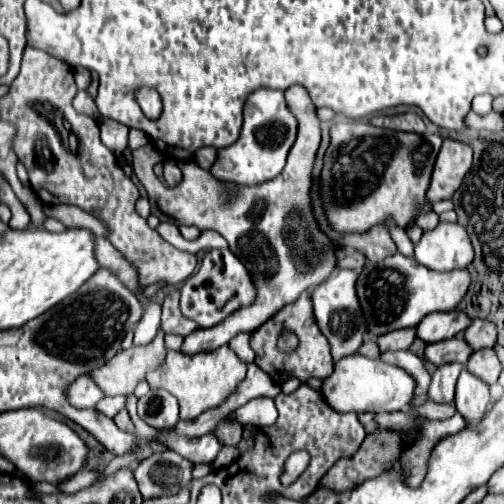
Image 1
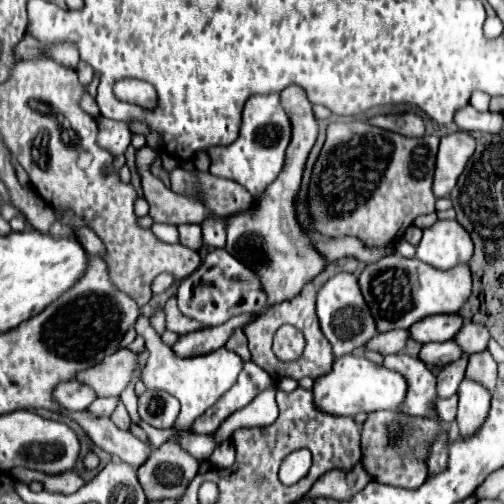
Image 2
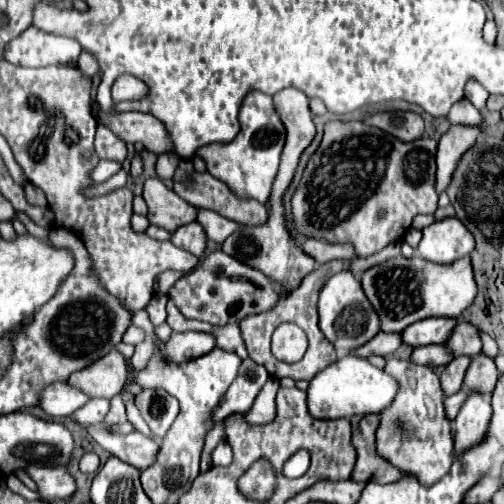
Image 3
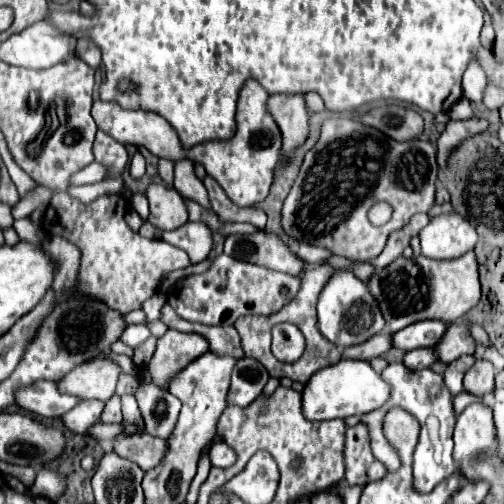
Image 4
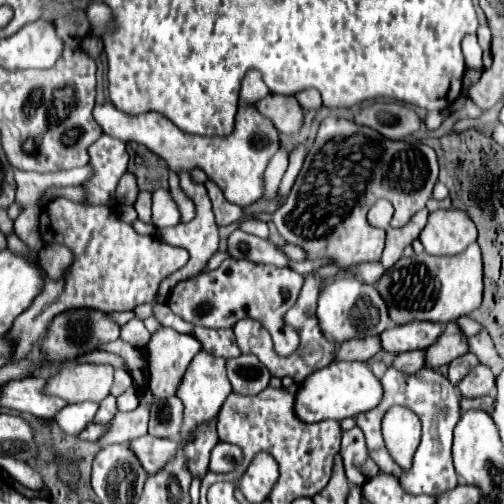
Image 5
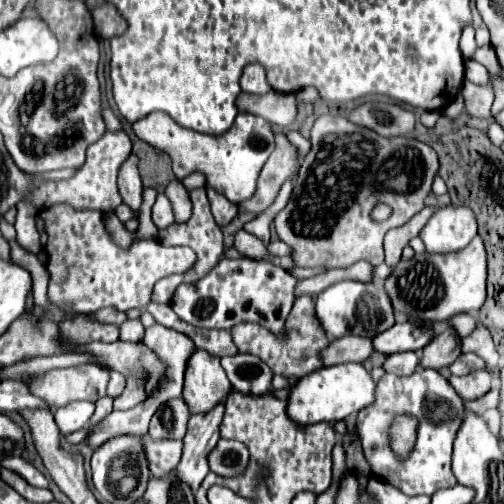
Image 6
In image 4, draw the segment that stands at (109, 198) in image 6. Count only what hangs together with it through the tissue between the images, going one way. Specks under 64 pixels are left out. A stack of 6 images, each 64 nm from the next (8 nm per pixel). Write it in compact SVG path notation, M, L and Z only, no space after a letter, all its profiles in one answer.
M98 130L96 132L96 162L110 168L110 178L124 172L124 166L128 162L128 152L124 144L112 140L110 134Z

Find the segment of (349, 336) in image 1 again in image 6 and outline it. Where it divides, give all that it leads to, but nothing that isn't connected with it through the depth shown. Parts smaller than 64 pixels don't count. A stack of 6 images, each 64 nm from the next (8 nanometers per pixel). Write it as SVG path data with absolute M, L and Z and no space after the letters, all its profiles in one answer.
M342 280L326 288L316 296L316 316L328 336L328 340L338 340L342 336L368 336L374 338L380 332L394 326L394 312L392 304L388 304L388 296L384 290L372 282L356 282L356 280Z

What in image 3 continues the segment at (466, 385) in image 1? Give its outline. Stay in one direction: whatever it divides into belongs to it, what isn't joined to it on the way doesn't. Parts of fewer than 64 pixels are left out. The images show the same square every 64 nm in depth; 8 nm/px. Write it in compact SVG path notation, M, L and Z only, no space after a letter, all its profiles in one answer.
M468 390L468 398L464 400L458 416L456 416L456 442L454 450L464 452L480 440L480 436L488 430L488 420L492 416L490 402L478 390Z

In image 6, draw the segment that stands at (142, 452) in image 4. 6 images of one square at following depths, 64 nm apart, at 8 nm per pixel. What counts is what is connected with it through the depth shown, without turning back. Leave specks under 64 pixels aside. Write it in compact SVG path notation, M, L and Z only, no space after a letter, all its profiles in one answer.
M146 436L142 440L142 446L152 476L164 476L172 472L180 462L182 440L152 440Z

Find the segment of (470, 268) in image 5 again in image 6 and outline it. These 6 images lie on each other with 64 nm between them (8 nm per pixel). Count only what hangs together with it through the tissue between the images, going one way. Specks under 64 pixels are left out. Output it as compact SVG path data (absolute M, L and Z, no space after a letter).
M476 236L476 240L472 240L472 244L468 244L466 248L462 248L460 252L454 254L416 254L412 260L400 260L392 274L386 278L384 282L384 290L392 302L392 308L396 312L406 314L412 320L450 320L456 314L462 312L476 312L486 298L486 252L484 252L484 244L480 240L480 236Z

